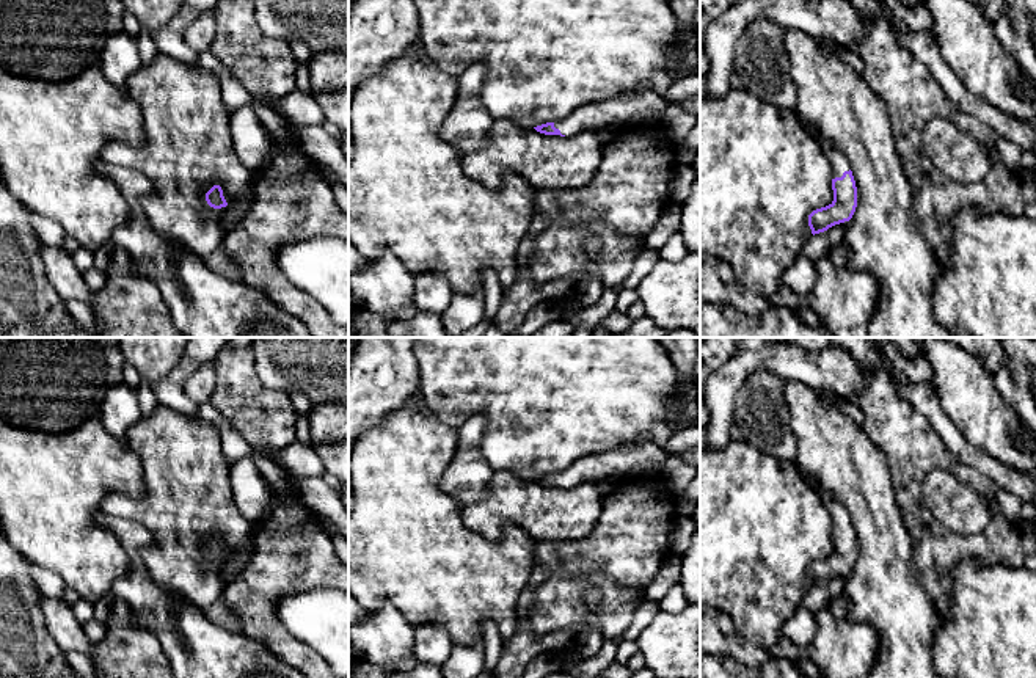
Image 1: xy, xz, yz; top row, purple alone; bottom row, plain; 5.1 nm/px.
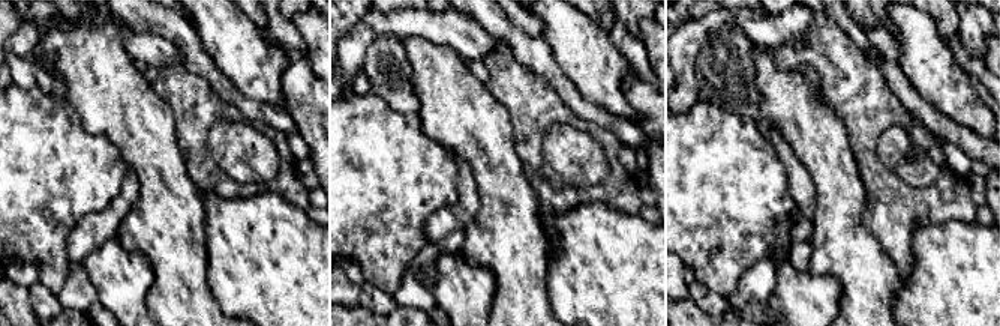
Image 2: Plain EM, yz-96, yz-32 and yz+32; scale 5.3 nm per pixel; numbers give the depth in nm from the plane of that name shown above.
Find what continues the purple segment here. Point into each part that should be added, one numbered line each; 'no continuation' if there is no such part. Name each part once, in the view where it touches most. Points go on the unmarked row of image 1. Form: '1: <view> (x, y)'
1: yz (839, 515)

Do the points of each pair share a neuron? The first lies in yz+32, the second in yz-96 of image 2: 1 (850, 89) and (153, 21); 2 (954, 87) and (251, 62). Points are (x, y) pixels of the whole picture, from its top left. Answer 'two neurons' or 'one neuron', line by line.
1: two neurons
2: one neuron

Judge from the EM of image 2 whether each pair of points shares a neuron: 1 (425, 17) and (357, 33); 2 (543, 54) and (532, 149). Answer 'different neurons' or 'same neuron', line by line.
1: same neuron
2: different neurons

